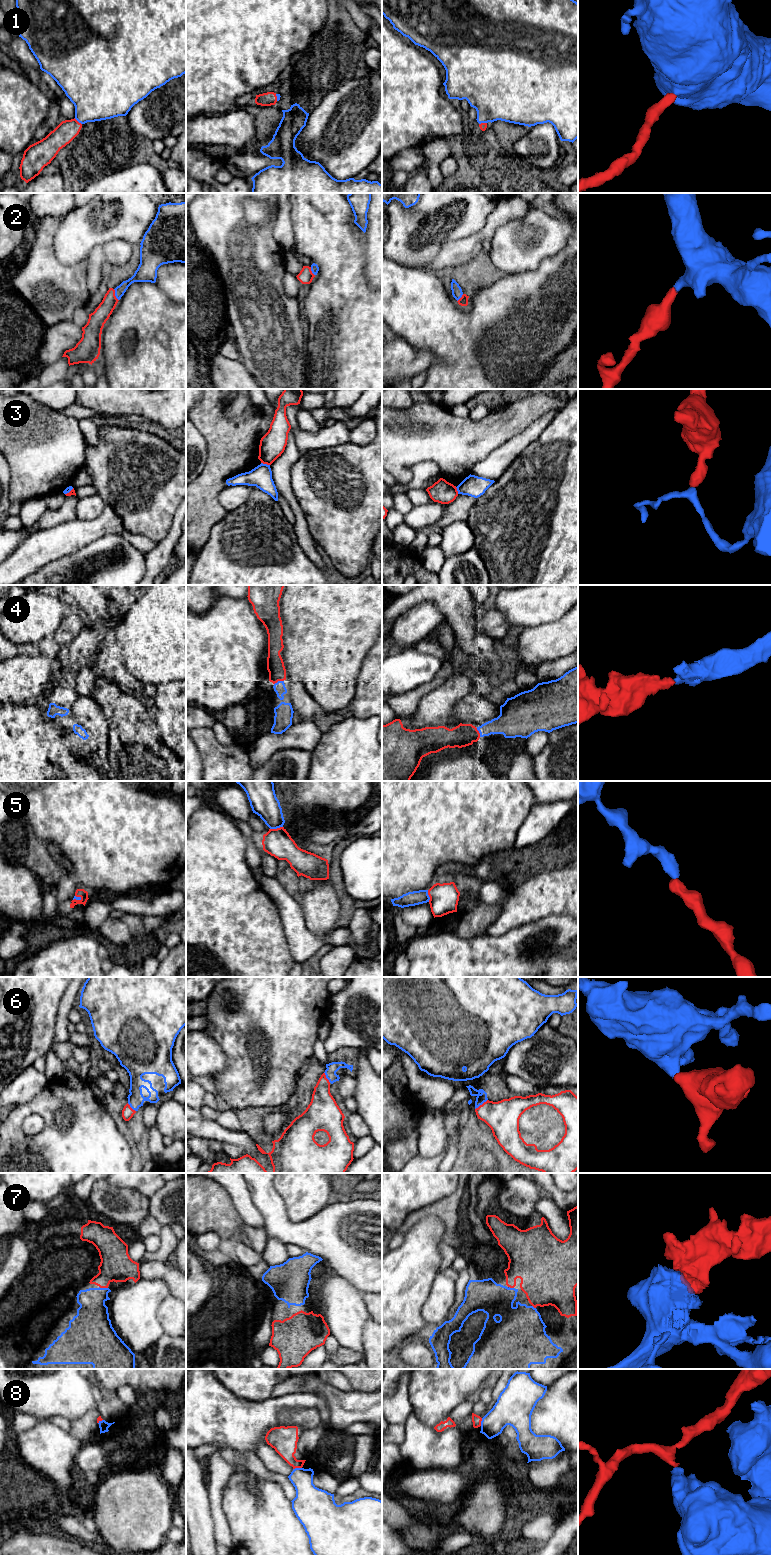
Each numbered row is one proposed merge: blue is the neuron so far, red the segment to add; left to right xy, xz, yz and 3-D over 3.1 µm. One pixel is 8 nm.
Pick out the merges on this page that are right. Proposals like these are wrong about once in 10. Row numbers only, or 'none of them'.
1, 2, 4, 5, 6, 7

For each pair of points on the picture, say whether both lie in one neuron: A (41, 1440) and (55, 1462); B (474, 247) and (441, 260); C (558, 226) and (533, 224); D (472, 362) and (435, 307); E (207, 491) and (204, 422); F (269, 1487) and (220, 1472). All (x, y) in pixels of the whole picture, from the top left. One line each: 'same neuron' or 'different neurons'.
A: same neuron
B: same neuron
C: same neuron
D: same neuron
E: same neuron
F: different neurons

